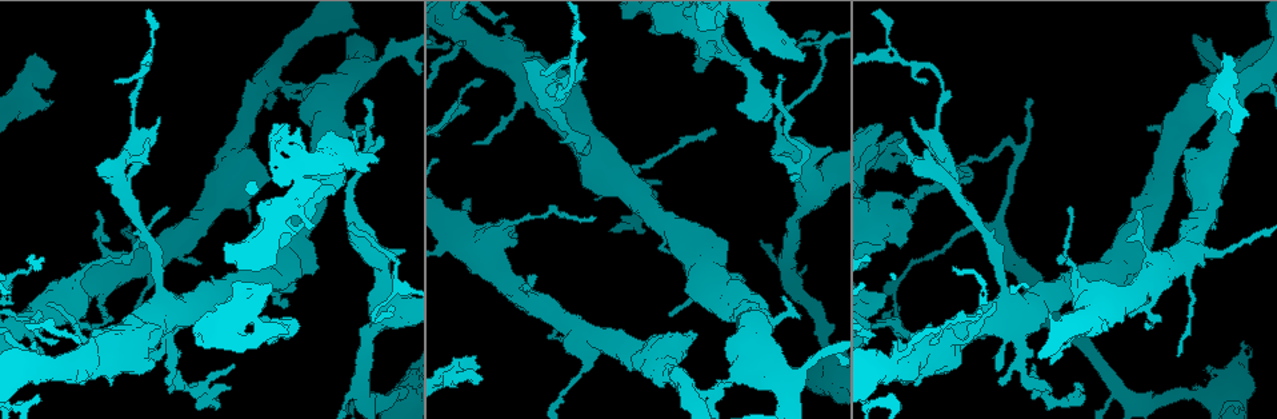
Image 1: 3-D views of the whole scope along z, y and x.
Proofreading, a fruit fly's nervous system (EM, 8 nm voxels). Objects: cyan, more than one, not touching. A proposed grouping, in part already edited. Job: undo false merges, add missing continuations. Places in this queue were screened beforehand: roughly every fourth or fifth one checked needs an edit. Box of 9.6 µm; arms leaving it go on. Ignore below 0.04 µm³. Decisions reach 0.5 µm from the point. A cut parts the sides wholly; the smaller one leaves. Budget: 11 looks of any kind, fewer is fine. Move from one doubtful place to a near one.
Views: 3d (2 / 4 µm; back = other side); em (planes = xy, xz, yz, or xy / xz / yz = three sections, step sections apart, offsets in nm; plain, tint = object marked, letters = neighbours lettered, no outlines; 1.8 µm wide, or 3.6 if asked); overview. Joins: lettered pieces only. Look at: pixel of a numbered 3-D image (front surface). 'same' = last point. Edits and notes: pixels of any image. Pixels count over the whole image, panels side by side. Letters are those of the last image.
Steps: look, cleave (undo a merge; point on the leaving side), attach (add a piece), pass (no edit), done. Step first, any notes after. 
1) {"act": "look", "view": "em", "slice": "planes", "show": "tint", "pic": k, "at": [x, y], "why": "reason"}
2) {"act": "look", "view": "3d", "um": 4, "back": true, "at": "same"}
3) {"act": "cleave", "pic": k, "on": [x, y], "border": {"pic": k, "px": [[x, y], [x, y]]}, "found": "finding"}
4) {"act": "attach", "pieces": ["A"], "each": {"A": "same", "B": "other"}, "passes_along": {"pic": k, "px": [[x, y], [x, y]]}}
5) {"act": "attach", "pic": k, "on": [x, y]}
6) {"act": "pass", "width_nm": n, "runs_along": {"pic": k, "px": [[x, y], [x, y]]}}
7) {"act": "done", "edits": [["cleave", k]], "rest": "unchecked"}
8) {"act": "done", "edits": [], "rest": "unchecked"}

{"act": "look", "view": "3d", "um": 4, "pic": 1, "at": [80, 367], "why": "arms part here"}

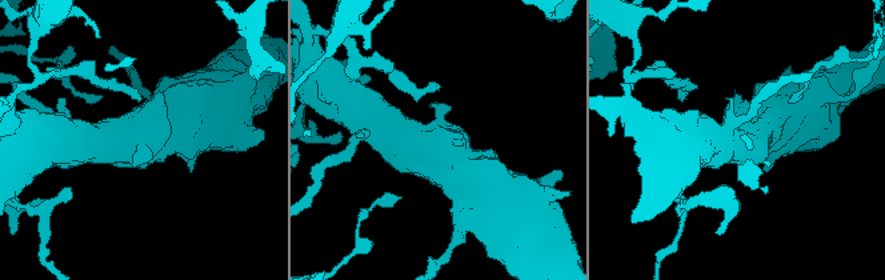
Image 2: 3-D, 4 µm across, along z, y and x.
{"act": "look", "view": "em", "um": 3.6, "slice": "planes", "show": "letters", "pic": 2, "at": [141, 139]}

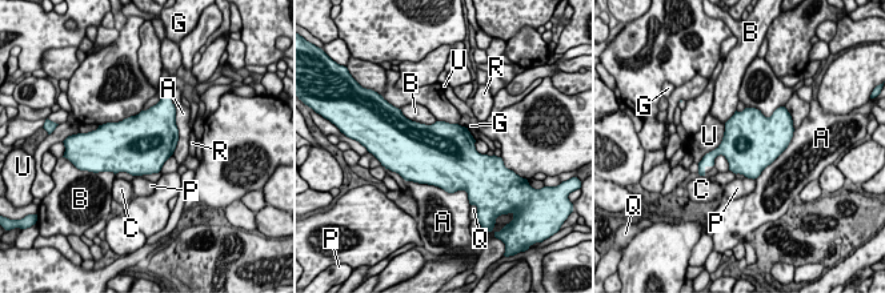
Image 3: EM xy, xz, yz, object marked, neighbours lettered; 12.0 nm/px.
{"act": "pass", "width_nm": 700, "longest_contact_nm": ["U", 550], "each": {"A": "other", "B": "other", "C": "other", "G": "other", "P": "other", "Q": "other", "R": "other", "U": "other"}, "found": "one neuron here"}

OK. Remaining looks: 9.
{"act": "look", "view": "3d", "um": 4, "pic": 1, "at": [882, 326], "why": "abrupt turn"}

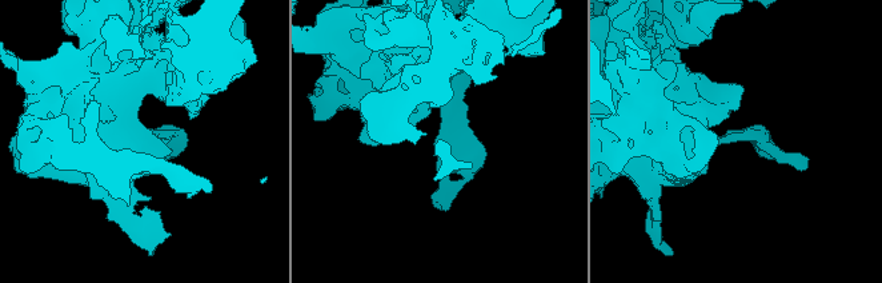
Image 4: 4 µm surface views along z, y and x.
{"act": "look", "view": "em", "slice": "xy", "step": 16, "show": "tint", "pic": 4, "at": [737, 140]}

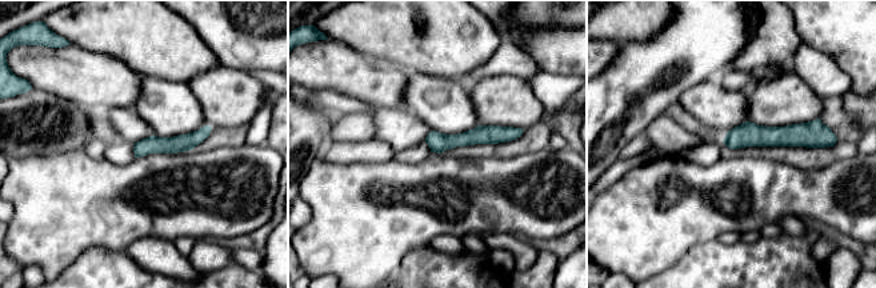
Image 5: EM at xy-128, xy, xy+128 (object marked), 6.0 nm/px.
{"act": "look", "view": "em", "slice": "planes", "show": "letters", "at": "same"}

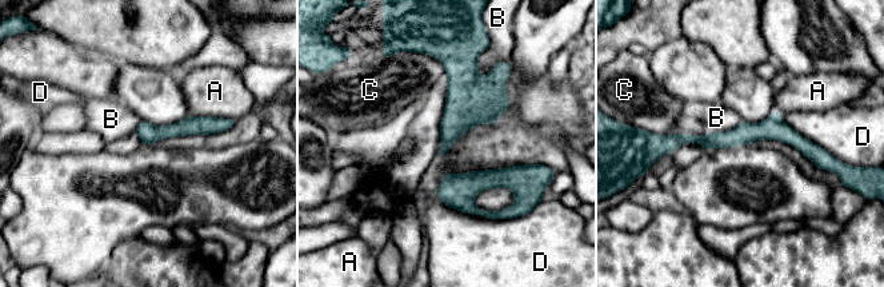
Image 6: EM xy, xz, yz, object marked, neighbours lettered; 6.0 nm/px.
{"act": "pass", "each": {"A": "other", "B": "other", "C": "other", "D": "other"}, "runs_along": {"pic": 6, "px": [[666, 147], [784, 132], [824, 155]]}, "found": "all the same neuron"}

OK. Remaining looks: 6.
{"act": "look", "view": "em", "slice": "xz", "step": 16, "show": "letters", "pic": 1, "at": [704, 36], "why": "sharp bend"}

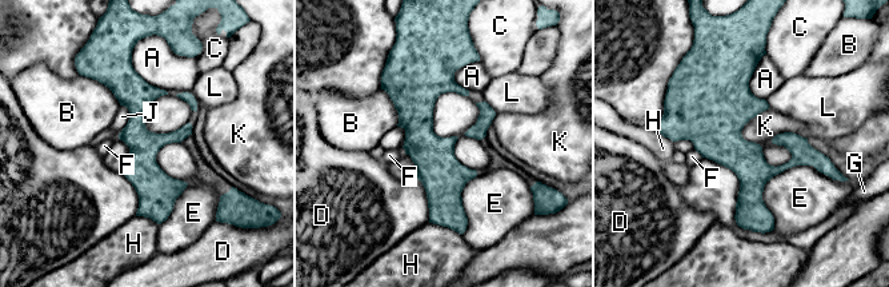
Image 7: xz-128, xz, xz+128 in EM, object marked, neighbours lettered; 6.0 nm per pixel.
{"act": "pass", "width_nm": 180, "each": {"A": "other", "B": "other", "C": "other", "D": "other", "E": "other", "F": "other", "G": "other", "H": "other", "J": "other", "K": "other", "L": "other"}, "runs_along": {"pic": 7, "px": [[437, 63], [421, 144], [451, 223]]}, "found": "all the same neuron"}

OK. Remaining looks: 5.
{"act": "look", "view": "3d", "um": 4, "pic": 1, "at": [612, 230], "why": "thin end"}

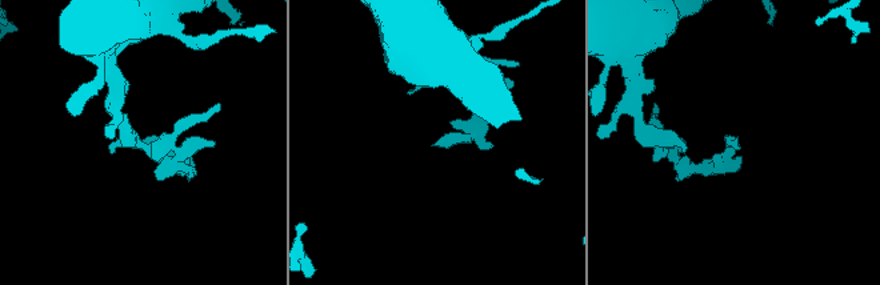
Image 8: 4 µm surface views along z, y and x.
{"act": "look", "view": "em", "slice": "xy", "step": 8, "show": "tint", "pic": 8, "at": [738, 138], "why": "need the tissue"}

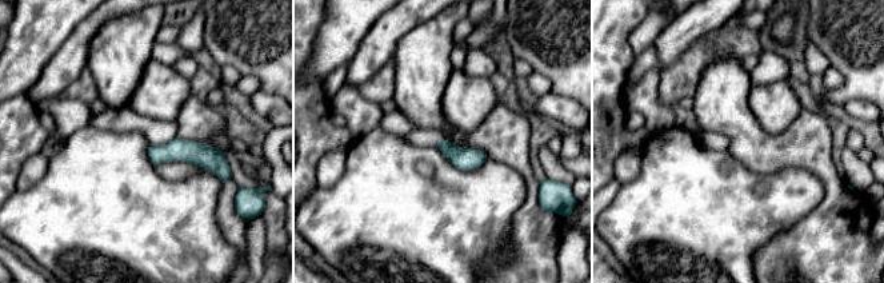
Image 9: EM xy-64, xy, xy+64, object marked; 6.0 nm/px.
{"act": "look", "view": "em", "slice": "planes", "show": "letters", "at": "same", "why": "another direction"}

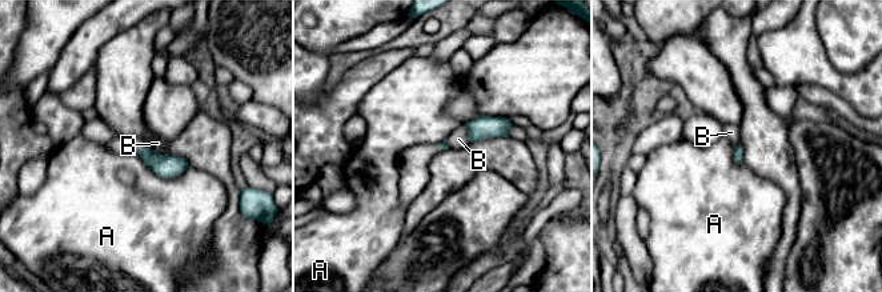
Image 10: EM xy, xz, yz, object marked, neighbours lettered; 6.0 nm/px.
{"act": "pass", "each": {"A": "other", "B": "other"}, "border": {"pic": 10, "px": [[465, 123], [470, 142]]}, "found": "none of them fits"}

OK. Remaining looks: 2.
{"act": "look", "view": "3d", "um": 2, "pic": 1, "at": [1211, 89], "why": "an open end"}

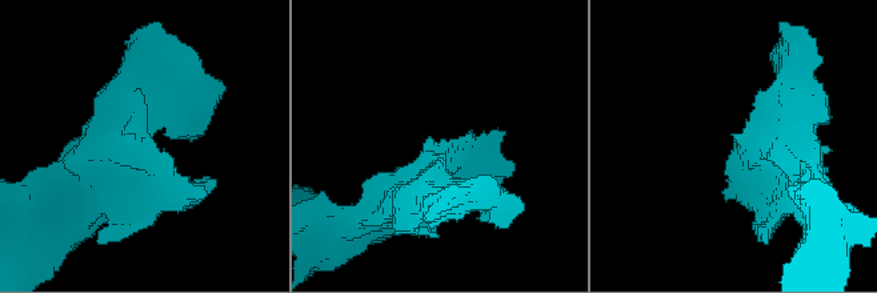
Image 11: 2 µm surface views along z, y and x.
{"act": "look", "view": "em", "slice": "planes", "show": "letters", "pic": 11, "at": [734, 144]}

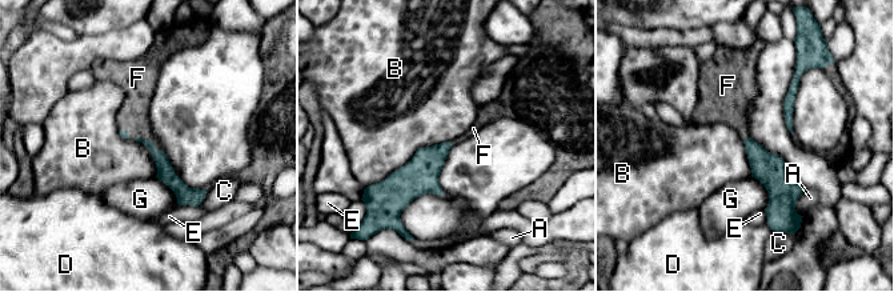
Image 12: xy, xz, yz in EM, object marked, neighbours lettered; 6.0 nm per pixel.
{"act": "attach", "pieces": ["F"], "longest_contact_nm": ["B", 600], "each": {"A": "other", "B": "other", "C": "other", "D": "other", "E": "other", "F": "same", "G": "other"}, "found": "it goes on there"}

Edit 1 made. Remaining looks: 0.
{"act": "done", "edits": [["attach", 12]], "rest": "unchecked"}

